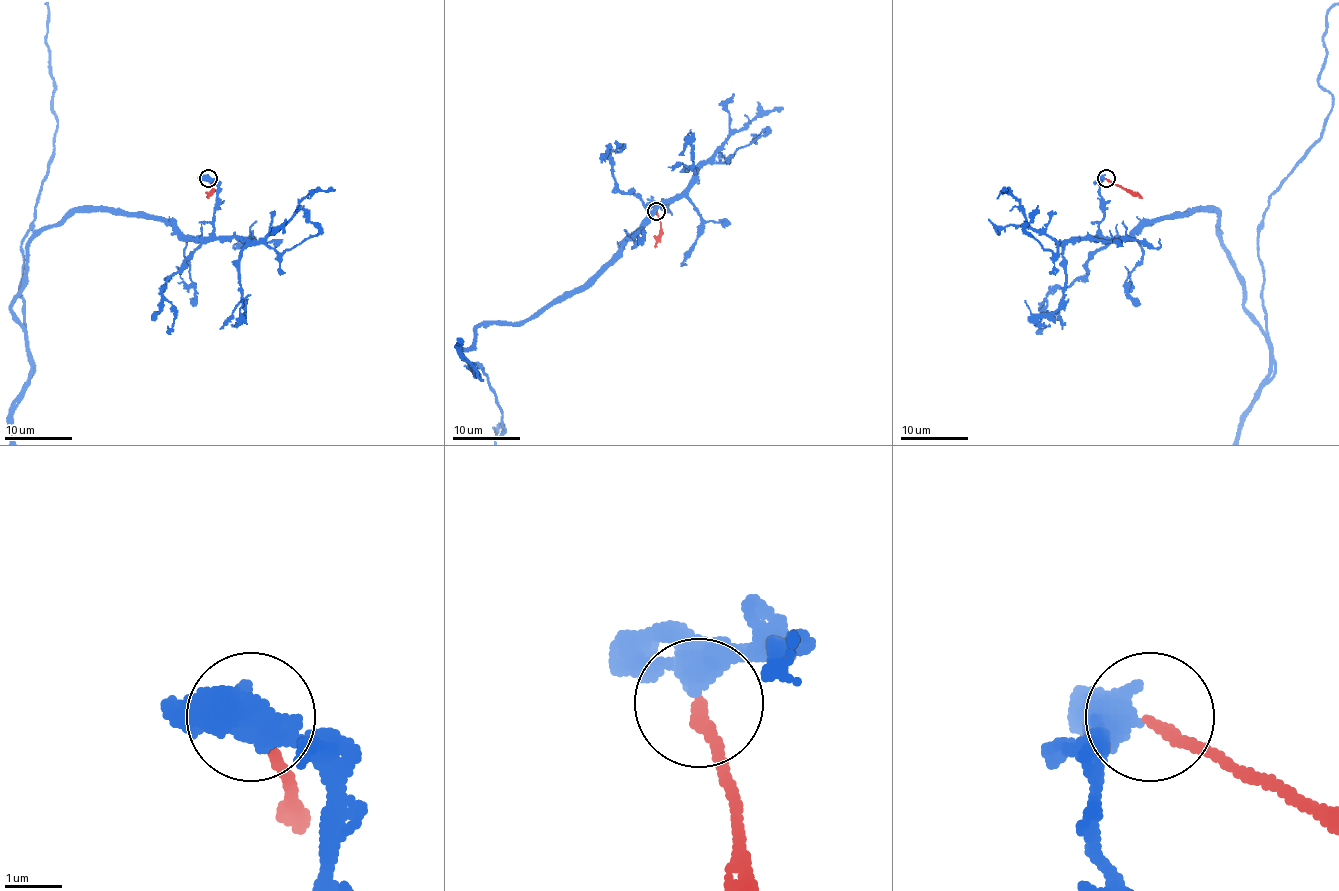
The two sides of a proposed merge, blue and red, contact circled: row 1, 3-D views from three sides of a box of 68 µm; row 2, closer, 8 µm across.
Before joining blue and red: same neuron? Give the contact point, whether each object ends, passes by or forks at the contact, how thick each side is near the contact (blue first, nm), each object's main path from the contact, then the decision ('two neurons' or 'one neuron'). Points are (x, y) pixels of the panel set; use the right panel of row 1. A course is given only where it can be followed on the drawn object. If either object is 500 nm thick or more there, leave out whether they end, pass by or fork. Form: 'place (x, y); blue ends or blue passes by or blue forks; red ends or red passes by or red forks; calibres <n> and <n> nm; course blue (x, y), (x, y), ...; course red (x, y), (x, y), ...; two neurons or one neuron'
place (1106, 178); blue passes by; red ends; calibres 440 and 200 nm; course blue (1105, 179), (1105, 238), (1215, 211), (1263, 329), (1258, 229), (1332, 107), (1326, 14); course red (1105, 179), (1143, 197); one neuron

